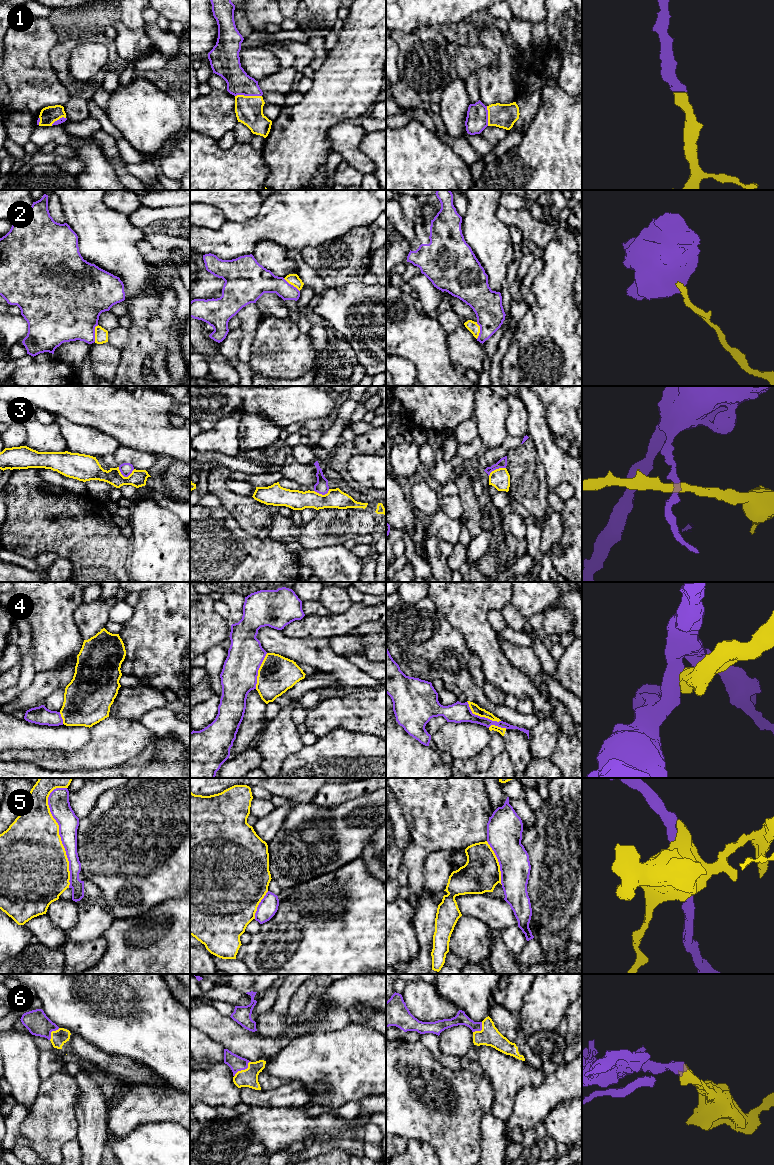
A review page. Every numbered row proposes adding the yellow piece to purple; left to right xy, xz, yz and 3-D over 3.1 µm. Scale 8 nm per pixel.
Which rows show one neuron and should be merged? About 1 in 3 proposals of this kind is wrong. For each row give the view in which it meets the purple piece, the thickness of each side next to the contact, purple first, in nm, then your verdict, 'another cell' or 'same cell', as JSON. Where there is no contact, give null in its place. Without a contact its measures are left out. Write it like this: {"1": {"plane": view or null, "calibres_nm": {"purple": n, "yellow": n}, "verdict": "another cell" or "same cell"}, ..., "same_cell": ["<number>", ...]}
{"1": {"plane": "xz", "calibres_nm": {"purple": 190, "yellow": 220}, "verdict": "same cell"}, "2": {"plane": "xy", "calibres_nm": {"purple": 460, "yellow": 110}, "verdict": "another cell"}, "3": {"plane": "xy", "calibres_nm": {"purple": 100, "yellow": 140}, "verdict": "another cell"}, "4": {"plane": "yz", "calibres_nm": {"purple": 160, "yellow": 70}, "verdict": "another cell"}, "5": {"plane": "xy", "calibres_nm": {"purple": 170, "yellow": 480}, "verdict": "another cell"}, "6": {"plane": "xz", "calibres_nm": {"purple": 120, "yellow": 140}, "verdict": "same cell"}, "same_cell": ["1", "6"]}

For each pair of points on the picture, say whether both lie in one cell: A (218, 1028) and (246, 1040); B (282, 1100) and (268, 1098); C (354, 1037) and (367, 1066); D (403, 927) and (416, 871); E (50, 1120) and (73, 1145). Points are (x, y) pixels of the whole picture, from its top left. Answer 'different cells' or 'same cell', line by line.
A: same cell
B: same cell
C: same cell
D: different cells
E: different cells

